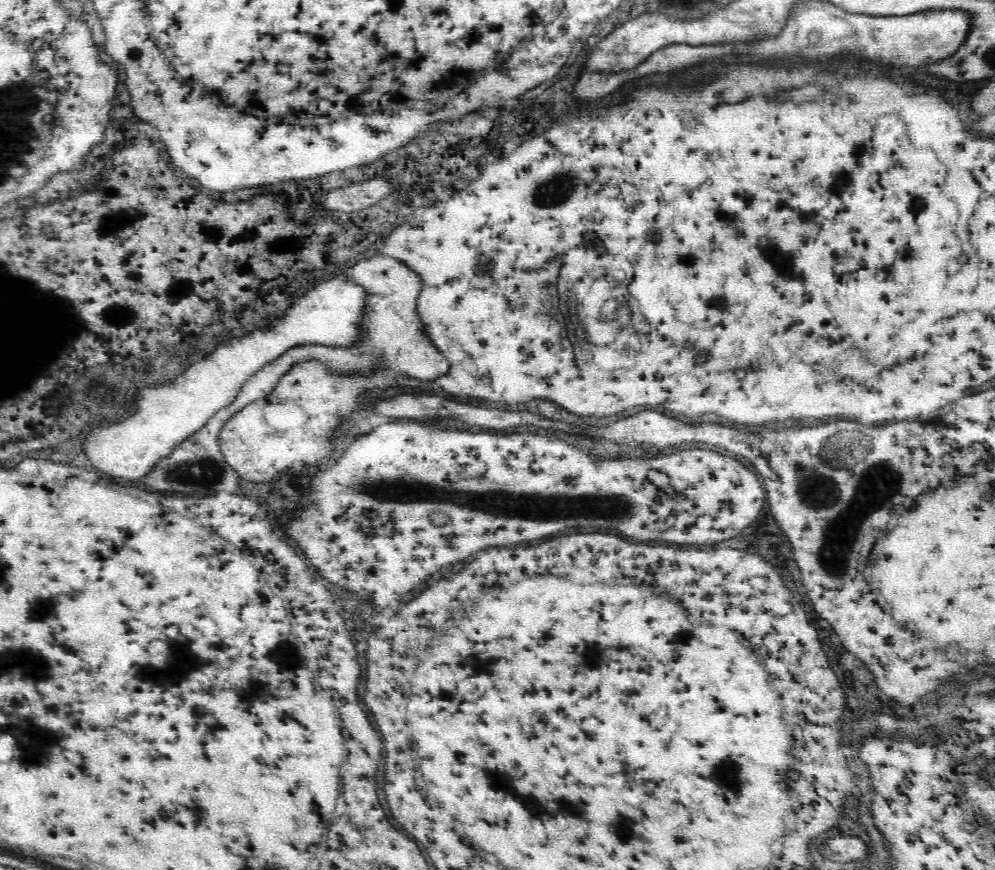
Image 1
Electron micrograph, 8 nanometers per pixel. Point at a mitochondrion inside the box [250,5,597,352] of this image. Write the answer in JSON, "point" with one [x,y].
{"point":[559,188]}

